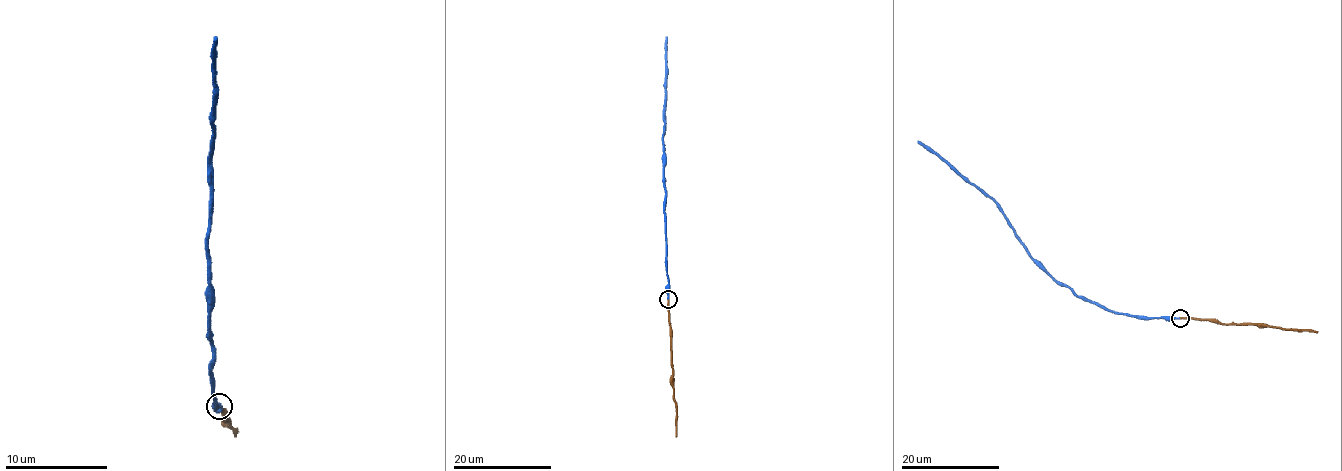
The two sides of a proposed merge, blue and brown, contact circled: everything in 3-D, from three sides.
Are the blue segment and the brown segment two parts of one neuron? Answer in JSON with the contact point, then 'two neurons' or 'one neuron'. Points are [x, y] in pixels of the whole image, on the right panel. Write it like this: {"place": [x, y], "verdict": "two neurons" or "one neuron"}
{"place": [1180, 318], "verdict": "one neuron"}

